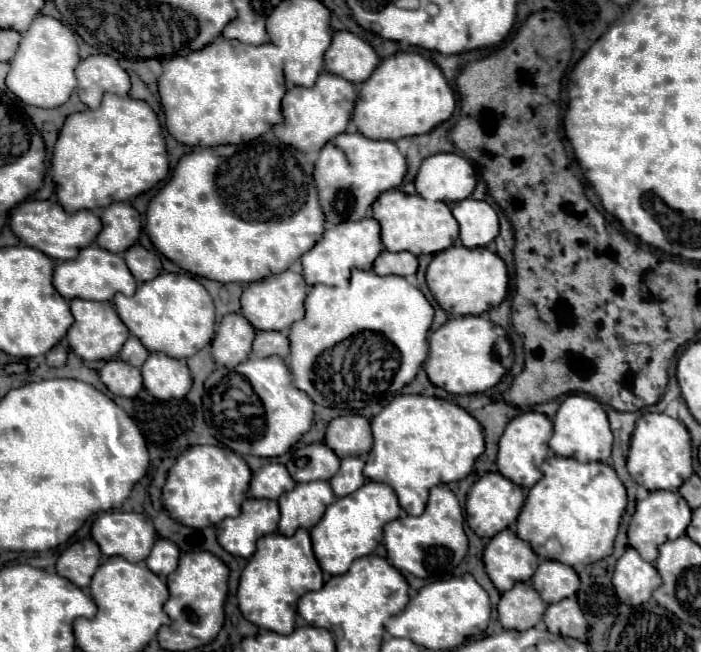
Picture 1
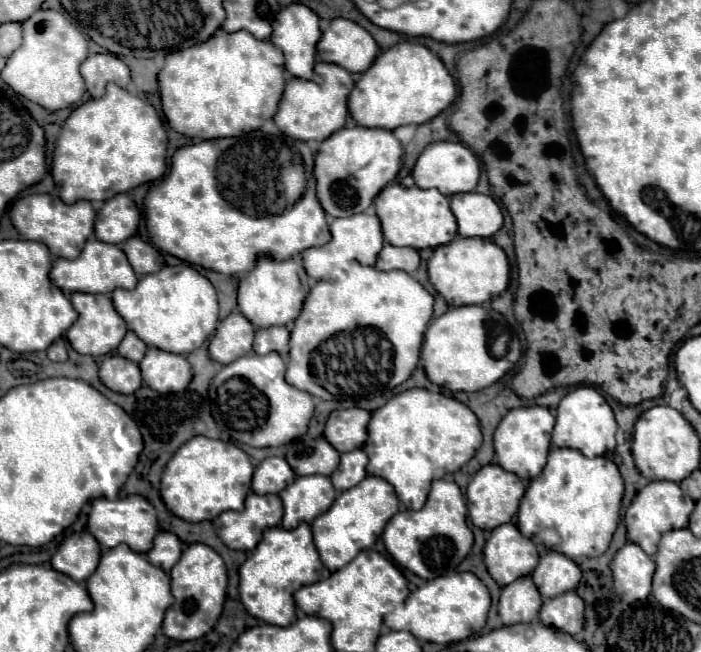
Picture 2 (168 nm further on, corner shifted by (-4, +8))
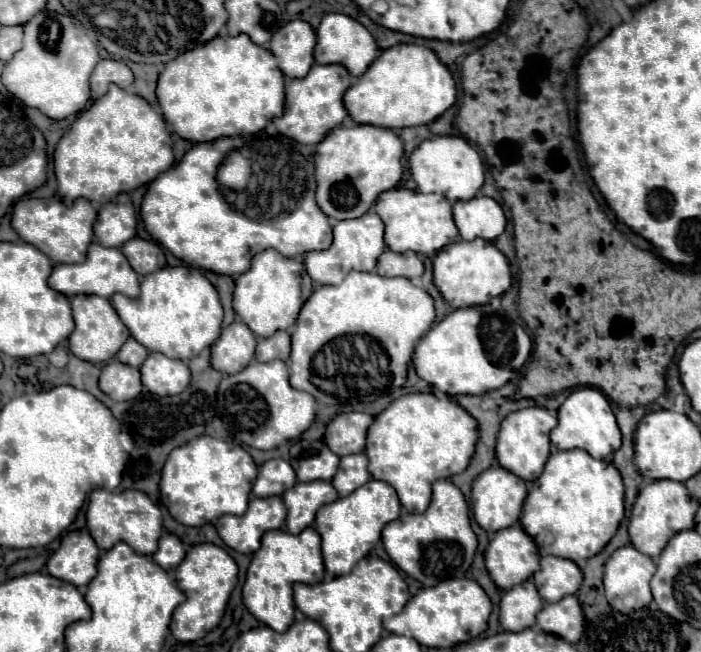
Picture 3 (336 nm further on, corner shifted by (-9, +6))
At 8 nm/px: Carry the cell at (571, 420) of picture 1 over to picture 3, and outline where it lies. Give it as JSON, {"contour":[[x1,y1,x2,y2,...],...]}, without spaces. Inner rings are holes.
{"contour":[[580,387,560,405,558,425,550,431,550,441,556,449,584,449,594,459,606,459,620,447,622,435,606,397,598,389]]}

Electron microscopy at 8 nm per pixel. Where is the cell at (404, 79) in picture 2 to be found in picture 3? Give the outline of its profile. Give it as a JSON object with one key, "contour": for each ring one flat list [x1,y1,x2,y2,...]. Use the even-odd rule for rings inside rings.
{"contour":[[394,45,384,49,370,69,344,93,348,115,356,123,386,129,428,125,456,101,456,83,436,53,422,45]]}

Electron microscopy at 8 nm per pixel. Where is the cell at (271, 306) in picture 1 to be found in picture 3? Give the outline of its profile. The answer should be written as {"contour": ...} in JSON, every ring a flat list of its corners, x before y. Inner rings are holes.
{"contour":[[266,249,252,257,252,265,236,279,232,307,236,315,258,337,272,337,280,329,290,329,304,305,302,301,304,265,296,259,282,257,276,249]]}

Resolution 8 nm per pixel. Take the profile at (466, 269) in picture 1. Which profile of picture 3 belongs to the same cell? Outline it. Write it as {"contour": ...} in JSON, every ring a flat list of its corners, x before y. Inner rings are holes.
{"contour":[[456,241,438,251,434,259,434,285,452,309,484,305,492,297,506,293,512,285,512,275,506,257,490,241]]}

